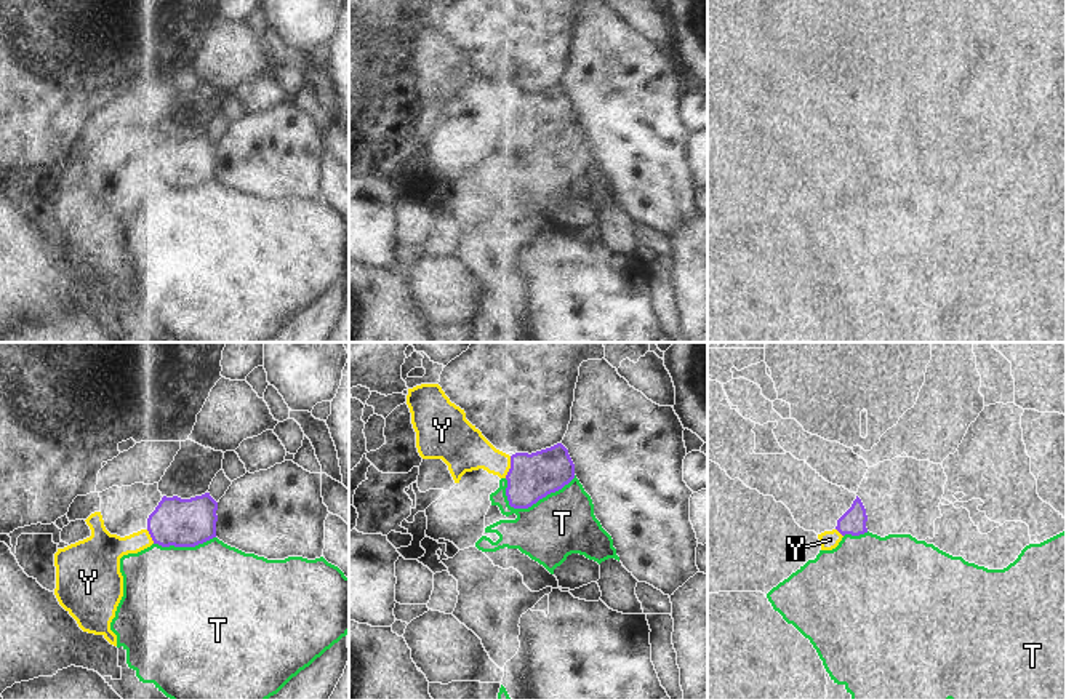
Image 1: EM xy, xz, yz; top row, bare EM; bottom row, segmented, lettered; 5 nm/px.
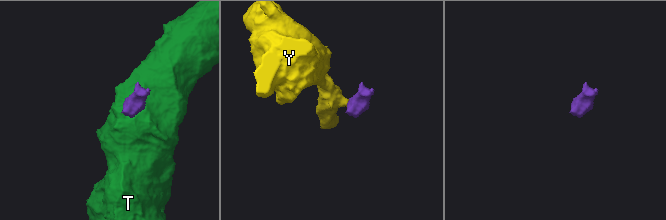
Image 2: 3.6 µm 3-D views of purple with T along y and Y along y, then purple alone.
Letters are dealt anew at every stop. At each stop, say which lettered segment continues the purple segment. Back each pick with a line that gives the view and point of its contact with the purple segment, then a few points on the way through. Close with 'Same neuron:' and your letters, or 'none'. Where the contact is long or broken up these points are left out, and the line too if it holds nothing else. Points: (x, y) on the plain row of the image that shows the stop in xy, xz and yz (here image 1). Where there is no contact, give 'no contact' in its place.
Same neuron: none

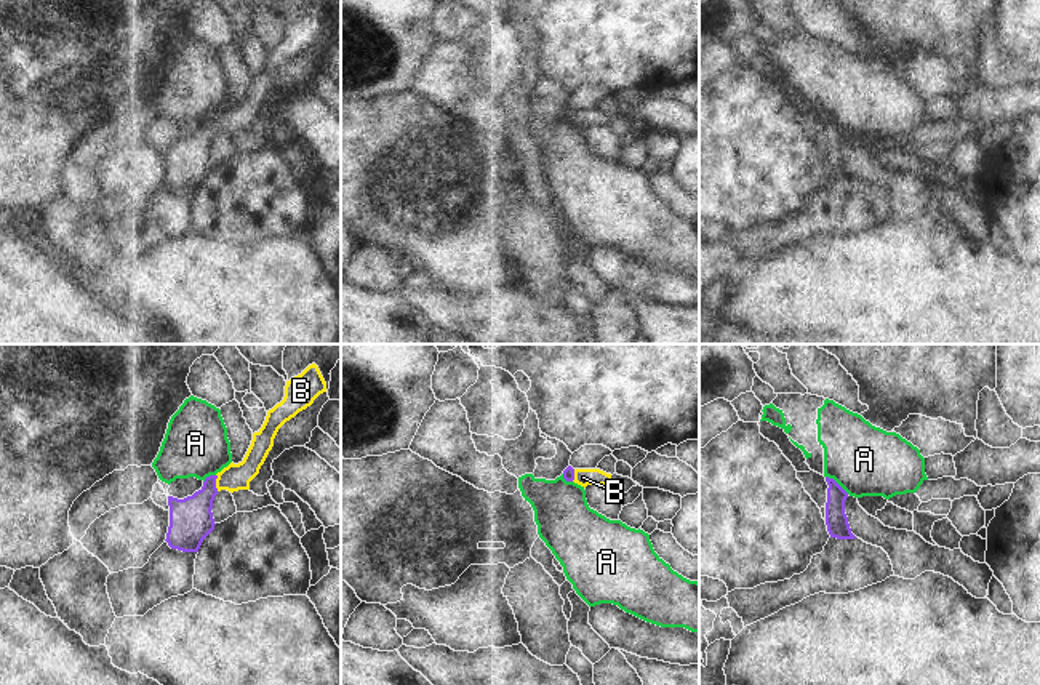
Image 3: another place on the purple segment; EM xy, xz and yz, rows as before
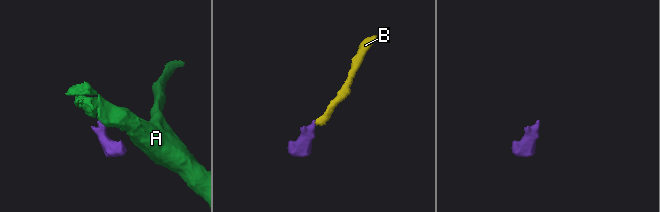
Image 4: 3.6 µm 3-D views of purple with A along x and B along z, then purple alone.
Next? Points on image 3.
B: xy (215, 124) | across xy (191, 162), (215, 124), (234, 119)
Same neuron: B

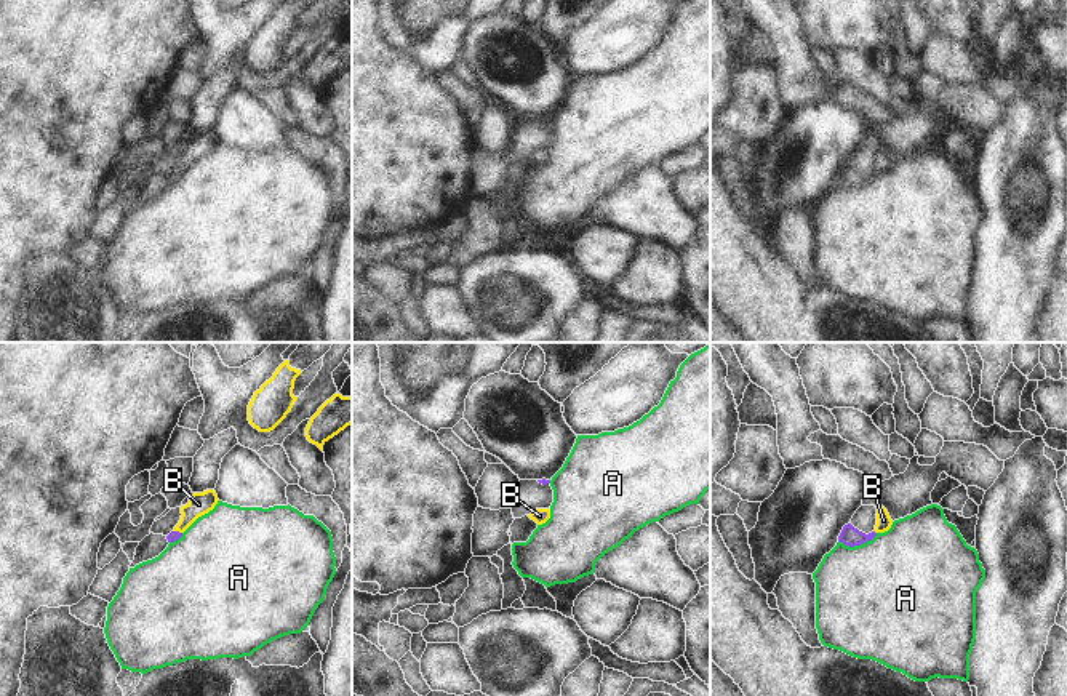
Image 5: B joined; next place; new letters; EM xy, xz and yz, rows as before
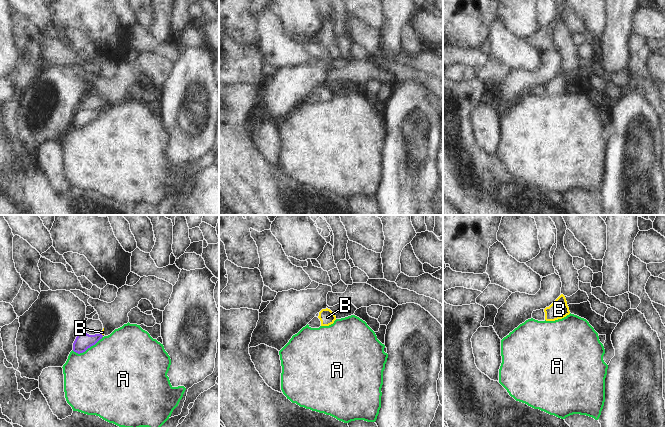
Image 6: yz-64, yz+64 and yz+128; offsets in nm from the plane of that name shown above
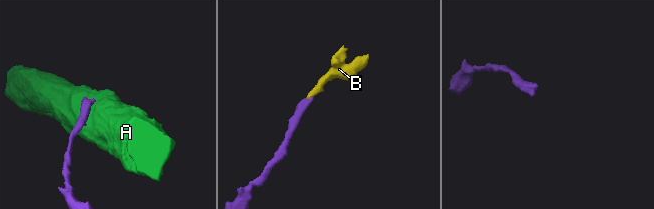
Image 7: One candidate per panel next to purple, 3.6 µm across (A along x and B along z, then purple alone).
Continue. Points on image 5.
B: xy (178, 173) | across xy (173, 178), (178, 173), (199, 146)
Same neuron: B

